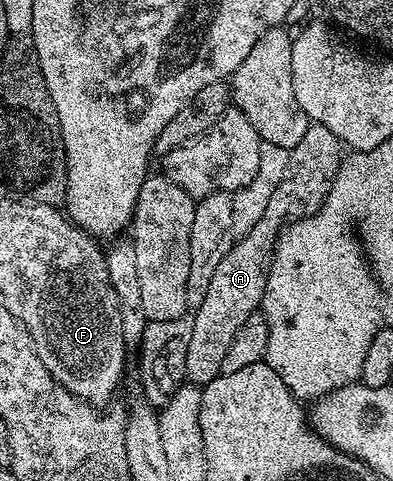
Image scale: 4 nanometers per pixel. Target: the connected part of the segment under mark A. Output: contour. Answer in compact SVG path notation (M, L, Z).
M311 123L301 143L289 150L287 172L276 180L274 191L267 197L265 211L261 211L261 219L257 219L251 230L242 234L231 246L229 255L221 259L217 271L213 271L213 279L209 279L209 291L205 291L201 307L193 310L193 335L189 338L189 351L185 351L185 377L190 384L202 387L219 377L221 363L237 331L245 319L249 319L249 315L256 313L263 304L280 233L290 222L312 217L332 196L341 160L339 149L341 142L333 131L329 131L329 127Z

